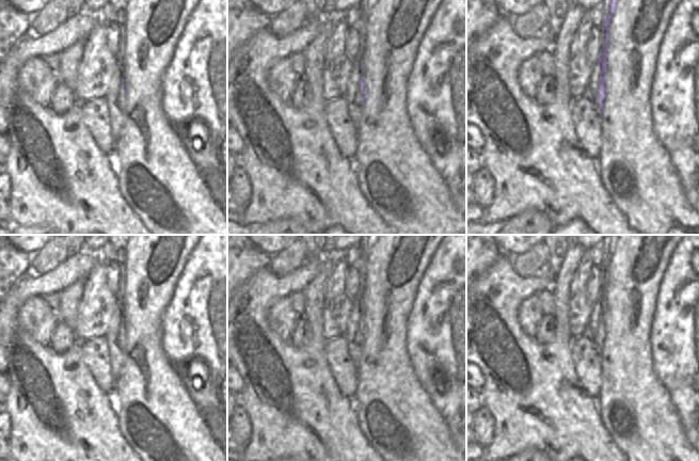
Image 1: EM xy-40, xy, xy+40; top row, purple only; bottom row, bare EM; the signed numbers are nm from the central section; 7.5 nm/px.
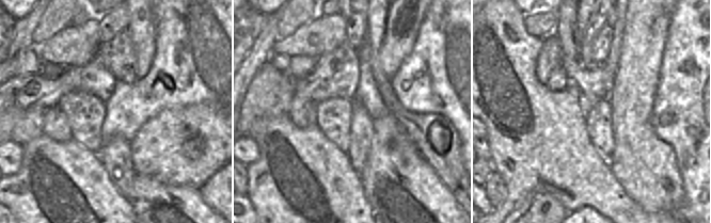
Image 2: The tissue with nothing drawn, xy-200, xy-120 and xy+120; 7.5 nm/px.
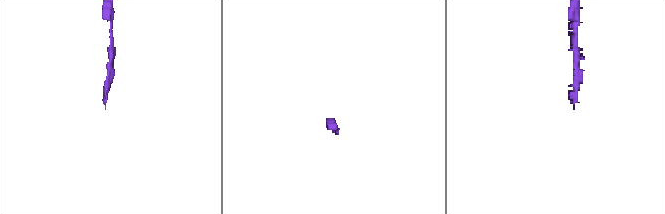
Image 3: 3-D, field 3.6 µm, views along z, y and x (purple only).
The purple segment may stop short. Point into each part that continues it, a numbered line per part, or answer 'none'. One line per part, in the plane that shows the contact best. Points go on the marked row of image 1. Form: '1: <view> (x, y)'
1: xy+40 (591, 92).

